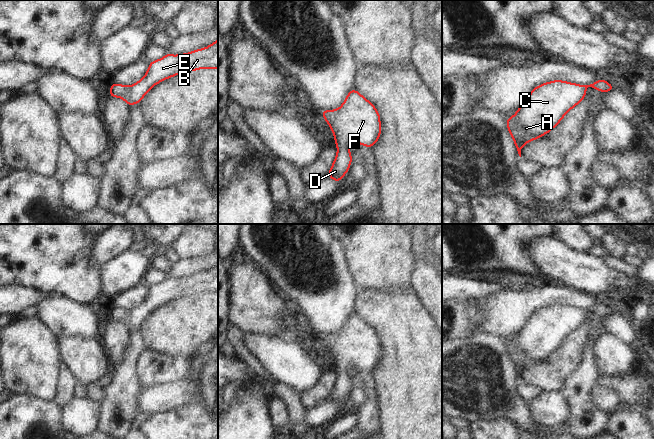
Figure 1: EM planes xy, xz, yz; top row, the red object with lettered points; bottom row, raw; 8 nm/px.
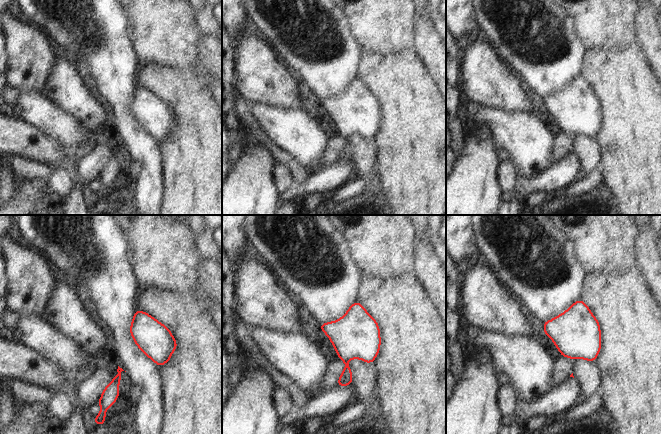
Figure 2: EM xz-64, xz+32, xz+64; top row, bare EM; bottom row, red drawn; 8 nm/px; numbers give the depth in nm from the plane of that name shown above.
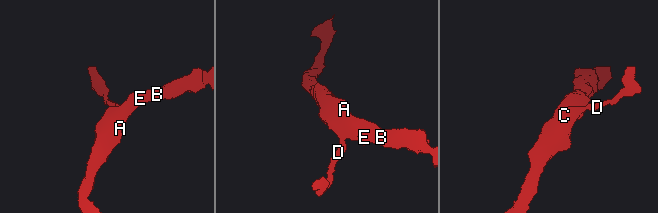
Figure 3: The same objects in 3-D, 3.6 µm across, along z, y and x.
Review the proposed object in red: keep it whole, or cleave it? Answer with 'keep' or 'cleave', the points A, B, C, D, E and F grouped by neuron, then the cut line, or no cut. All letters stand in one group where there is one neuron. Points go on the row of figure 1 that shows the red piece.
keep; groups A B C D E F; cut none

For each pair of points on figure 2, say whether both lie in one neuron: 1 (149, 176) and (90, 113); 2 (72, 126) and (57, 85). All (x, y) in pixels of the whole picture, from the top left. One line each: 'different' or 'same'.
1: different
2: different

